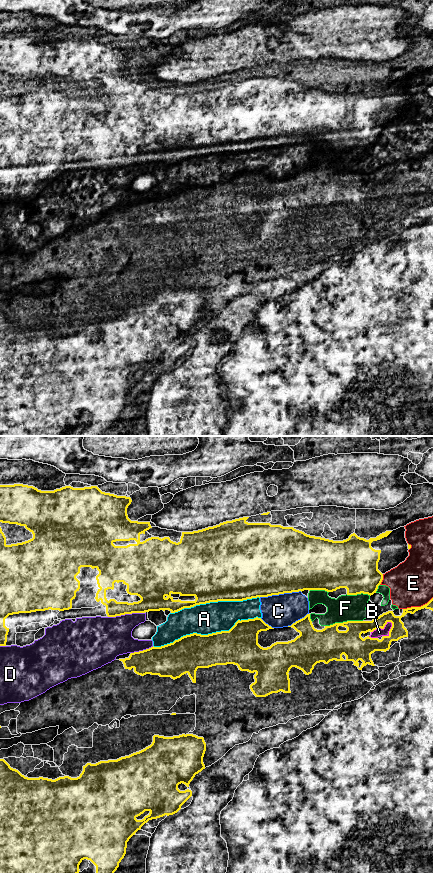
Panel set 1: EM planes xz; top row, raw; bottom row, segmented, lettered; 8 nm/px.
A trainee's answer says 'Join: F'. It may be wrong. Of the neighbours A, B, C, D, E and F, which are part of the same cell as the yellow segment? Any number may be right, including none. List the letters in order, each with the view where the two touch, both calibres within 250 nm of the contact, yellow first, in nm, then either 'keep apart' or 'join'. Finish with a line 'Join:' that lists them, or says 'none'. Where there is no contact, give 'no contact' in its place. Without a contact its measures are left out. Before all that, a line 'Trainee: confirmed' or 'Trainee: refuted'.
Trainee: refuted
A: xz | 280/240 nm | keep apart
B: xz | 190/70 nm | keep apart
C: xz | 500/260 nm | keep apart
D: xz | 190/340 nm | keep apart
E: xz | 120/360 nm | keep apart
F: xz | 260/220 nm | keep apart
Join: none

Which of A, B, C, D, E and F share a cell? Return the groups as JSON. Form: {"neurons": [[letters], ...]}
{"neurons": [["A", "C", "D", "E", "F"], ["B"]]}

